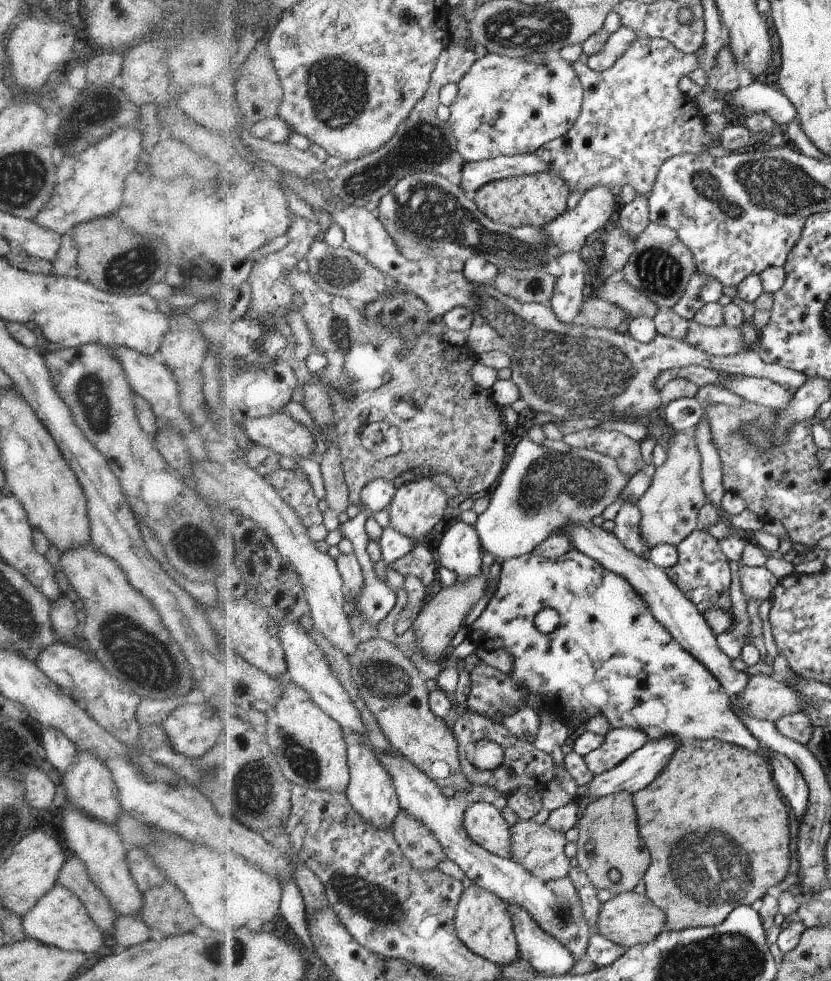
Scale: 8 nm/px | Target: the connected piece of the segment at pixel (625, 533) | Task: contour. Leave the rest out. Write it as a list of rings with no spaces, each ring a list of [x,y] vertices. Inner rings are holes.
[[[626,502],[614,518],[613,534],[628,550],[649,559],[649,550],[641,536],[641,510],[637,504]]]

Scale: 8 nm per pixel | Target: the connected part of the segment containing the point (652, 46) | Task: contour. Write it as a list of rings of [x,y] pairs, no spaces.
[[[638,34],[636,40],[630,44],[630,48],[607,70],[592,73],[587,65],[583,65],[580,61],[574,62],[573,68],[577,69],[581,84],[584,86],[581,115],[565,136],[560,136],[541,147],[535,153],[536,156],[550,166],[553,174],[566,180],[566,184],[570,184],[574,192],[582,192],[582,195],[590,191],[590,188],[598,186],[611,189],[630,184],[637,190],[637,194],[650,197],[661,168],[670,156],[688,152],[699,154],[716,145],[714,138],[706,132],[704,118],[700,118],[700,114],[686,118],[680,112],[686,106],[686,96],[680,92],[678,82],[682,76],[696,70],[697,64],[696,54],[681,52],[664,38],[648,37],[643,34]]]

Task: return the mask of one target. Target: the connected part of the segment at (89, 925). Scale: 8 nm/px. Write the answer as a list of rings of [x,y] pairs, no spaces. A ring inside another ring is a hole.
[[[55,884],[22,919],[22,928],[28,939],[39,940],[65,951],[80,951],[91,956],[104,944],[101,928],[90,918],[82,901],[72,890]]]

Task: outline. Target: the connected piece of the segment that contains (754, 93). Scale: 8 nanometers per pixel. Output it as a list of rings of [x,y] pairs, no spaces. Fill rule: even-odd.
[[[754,81],[745,88],[738,88],[732,94],[720,93],[727,102],[726,112],[735,119],[737,115],[750,116],[764,112],[779,128],[783,128],[797,119],[796,108],[781,90],[774,90],[762,82]]]

